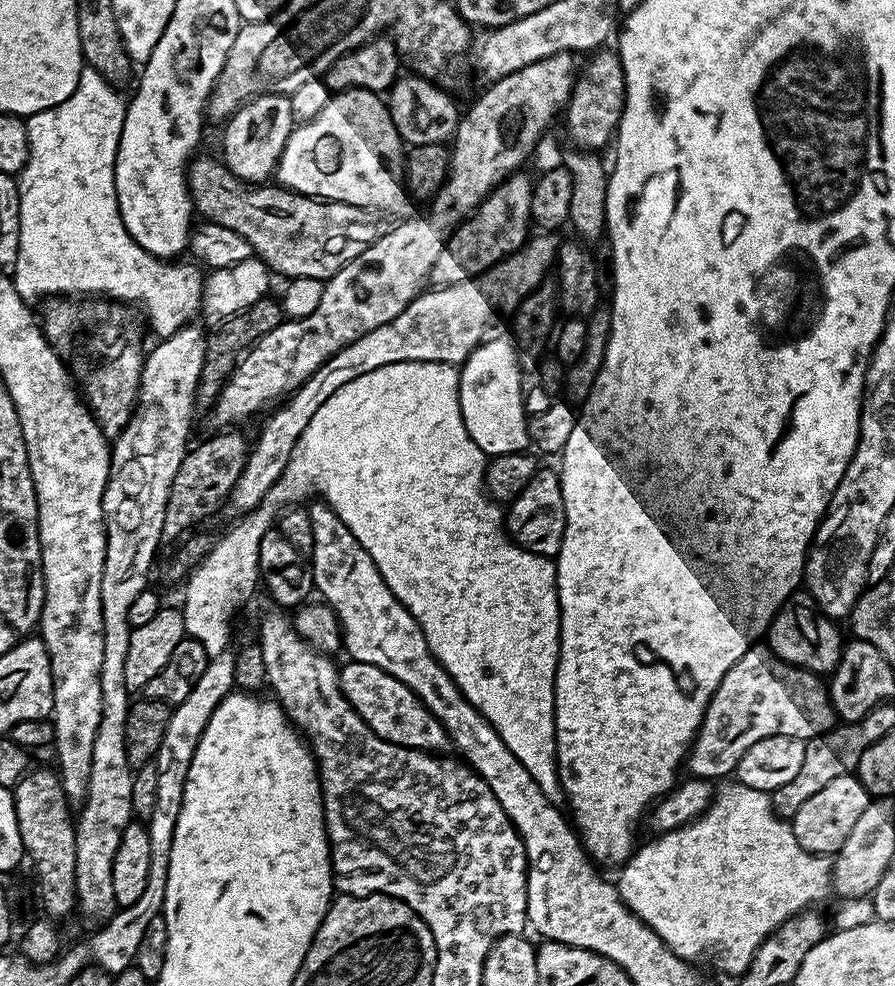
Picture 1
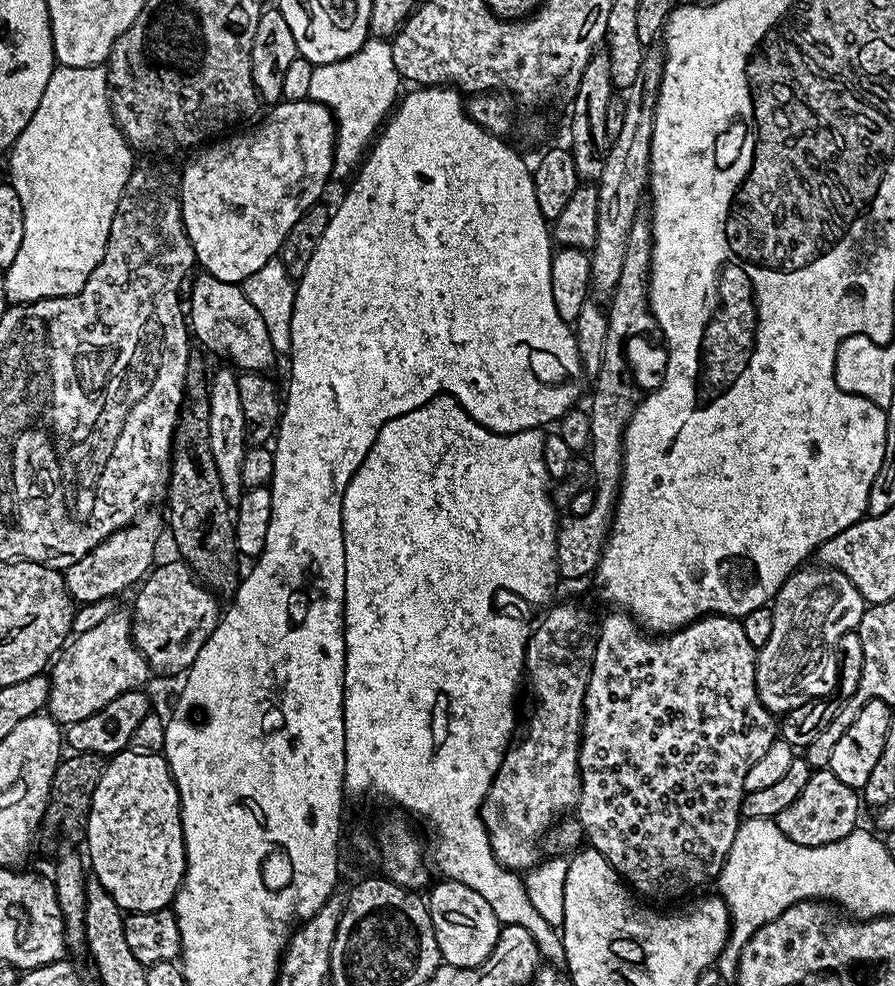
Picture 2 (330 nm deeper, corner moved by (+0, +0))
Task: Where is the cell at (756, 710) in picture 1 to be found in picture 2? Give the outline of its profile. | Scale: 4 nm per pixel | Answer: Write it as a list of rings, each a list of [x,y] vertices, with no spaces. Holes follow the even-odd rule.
[[[612,610],[604,621],[599,621],[592,673],[584,699],[584,725],[580,731],[580,799],[574,809],[574,816],[579,820],[585,841],[591,848],[598,850],[598,854],[602,854],[602,858],[606,858],[610,866],[614,866],[620,879],[633,893],[641,897],[649,896],[644,897],[649,901],[676,900],[679,896],[686,895],[691,888],[700,888],[711,880],[713,883],[728,861],[728,855],[734,846],[734,834],[742,823],[740,807],[744,801],[746,773],[778,739],[777,717],[761,702],[756,689],[757,651],[754,646],[750,646],[746,630],[742,630],[740,620],[735,616],[704,616],[701,620],[695,620],[692,624],[659,638],[649,635],[624,610]]]

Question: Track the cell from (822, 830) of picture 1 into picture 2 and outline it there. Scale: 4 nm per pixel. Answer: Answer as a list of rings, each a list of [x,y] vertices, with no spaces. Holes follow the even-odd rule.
[[[816,770],[810,782],[806,782],[802,794],[798,794],[798,798],[794,798],[794,802],[790,802],[790,806],[774,819],[778,830],[782,830],[790,842],[798,842],[798,846],[826,846],[857,831],[860,808],[862,796],[857,789],[846,786],[846,782],[834,778],[830,771]]]

